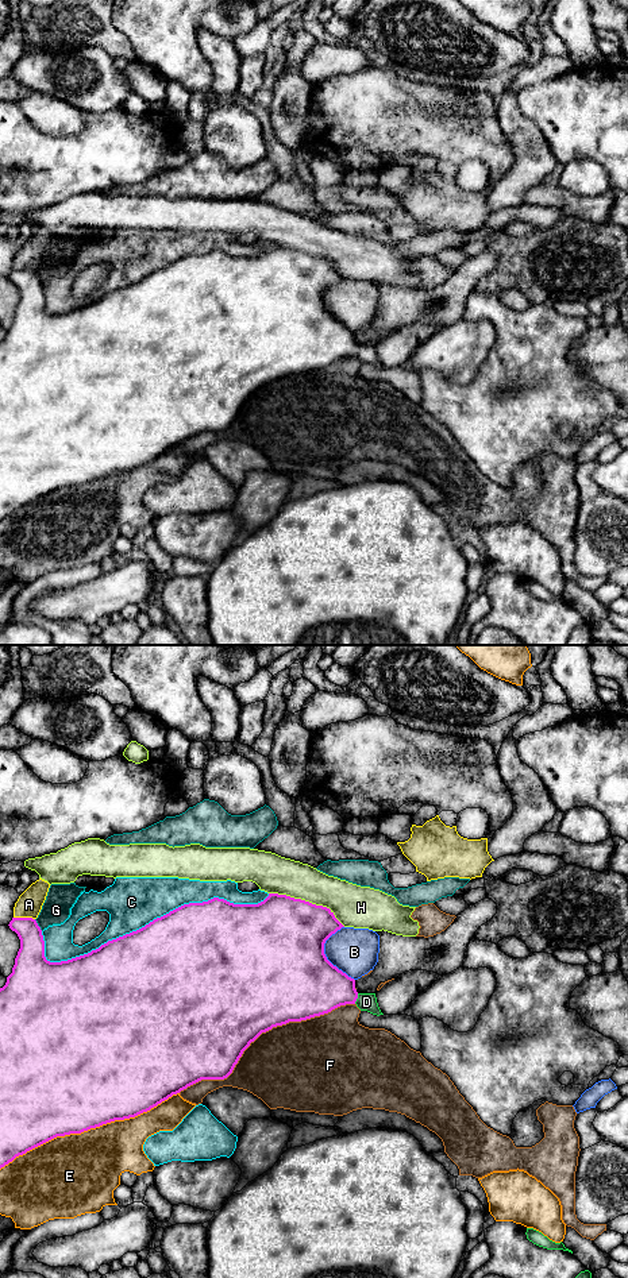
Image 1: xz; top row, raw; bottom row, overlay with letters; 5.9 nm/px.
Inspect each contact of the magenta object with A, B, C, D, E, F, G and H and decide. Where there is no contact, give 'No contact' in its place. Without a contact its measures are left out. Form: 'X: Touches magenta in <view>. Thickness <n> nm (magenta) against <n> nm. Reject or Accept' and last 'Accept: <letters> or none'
A: Touches magenta in xz. Thickness 170 nm (magenta) against 150 nm. Reject
B: Touches magenta in xz. Thickness 500 nm (magenta) against 280 nm. Reject
C: Touches magenta in xz. Thickness 500 nm (magenta) against 300 nm. Reject
D: Touches magenta in xz. Thickness 320 nm (magenta) against 110 nm. Accept
E: Touches magenta in xz. Thickness 500 nm (magenta) against 440 nm. Reject
F: Touches magenta in xz. Thickness 500 nm (magenta) against 480 nm. Reject
G: Touches magenta in xz. Thickness 190 nm (magenta) against 170 nm. Reject
H: Touches magenta in xz. Thickness 480 nm (magenta) against 240 nm. Reject
Accept: D

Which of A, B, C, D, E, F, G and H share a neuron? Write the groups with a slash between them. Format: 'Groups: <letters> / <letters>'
Groups: A / B / C / D / E / F / G / H

